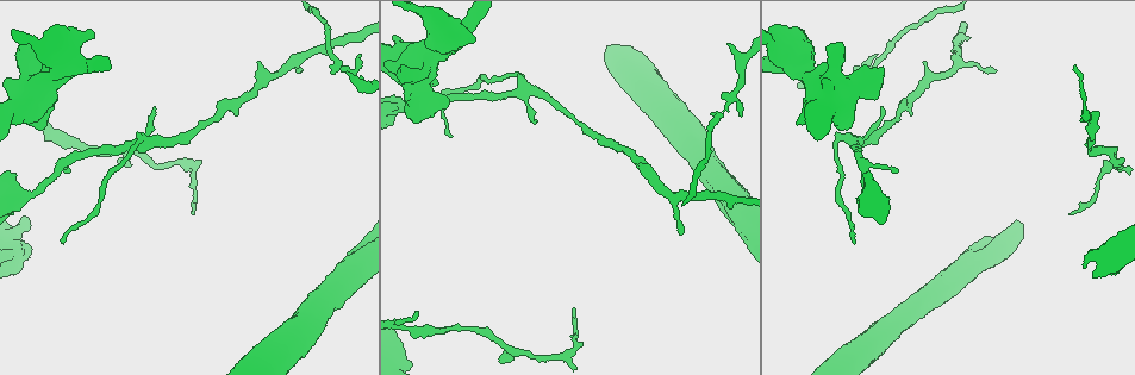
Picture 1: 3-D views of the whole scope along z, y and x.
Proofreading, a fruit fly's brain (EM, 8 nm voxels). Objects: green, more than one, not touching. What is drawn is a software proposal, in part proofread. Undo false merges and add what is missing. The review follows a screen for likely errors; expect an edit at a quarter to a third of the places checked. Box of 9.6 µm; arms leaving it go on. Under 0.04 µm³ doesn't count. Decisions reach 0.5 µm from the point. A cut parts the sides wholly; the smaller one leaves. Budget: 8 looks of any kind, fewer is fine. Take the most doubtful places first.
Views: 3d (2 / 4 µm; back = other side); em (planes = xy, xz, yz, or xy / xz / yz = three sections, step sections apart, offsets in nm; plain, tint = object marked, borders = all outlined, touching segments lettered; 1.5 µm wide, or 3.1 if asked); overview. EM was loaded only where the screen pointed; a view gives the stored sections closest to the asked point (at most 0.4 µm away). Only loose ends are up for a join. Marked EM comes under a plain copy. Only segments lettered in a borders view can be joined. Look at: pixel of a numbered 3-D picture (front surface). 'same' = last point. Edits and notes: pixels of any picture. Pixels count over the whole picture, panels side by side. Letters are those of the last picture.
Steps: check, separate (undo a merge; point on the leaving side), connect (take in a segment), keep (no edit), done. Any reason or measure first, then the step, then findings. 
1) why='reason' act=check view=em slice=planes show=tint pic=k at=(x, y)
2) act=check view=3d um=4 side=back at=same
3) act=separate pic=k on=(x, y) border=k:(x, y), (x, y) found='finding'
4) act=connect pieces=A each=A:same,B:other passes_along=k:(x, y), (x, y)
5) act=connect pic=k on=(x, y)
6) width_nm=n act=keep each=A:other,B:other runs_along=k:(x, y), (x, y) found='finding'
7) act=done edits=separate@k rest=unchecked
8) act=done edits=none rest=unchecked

why='free end' act=check view=em slice=planes show=borders pic=1 at=(21, 46)

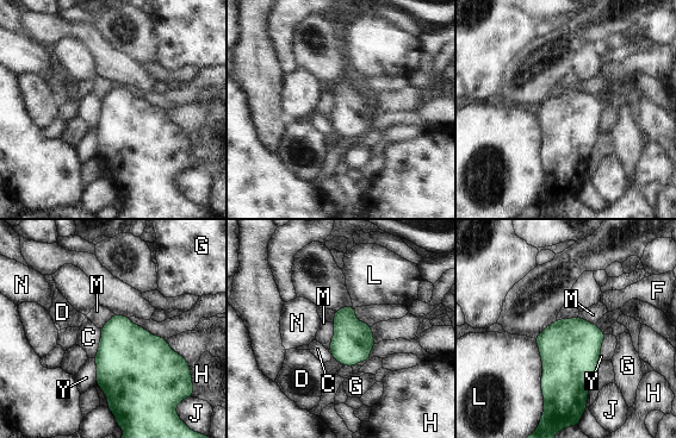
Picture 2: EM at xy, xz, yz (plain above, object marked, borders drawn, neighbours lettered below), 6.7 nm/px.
act=keep each=C:other,D:other,F:other,G:other,H:other,J:other,L:other,M:other,N:other,Y:other border=2:(333, 323), (330, 352) found='none of them fits'

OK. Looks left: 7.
why='stops while still wide' act=check view=em slice=xz step=4 show=tint pic=1 at=(846, 129)

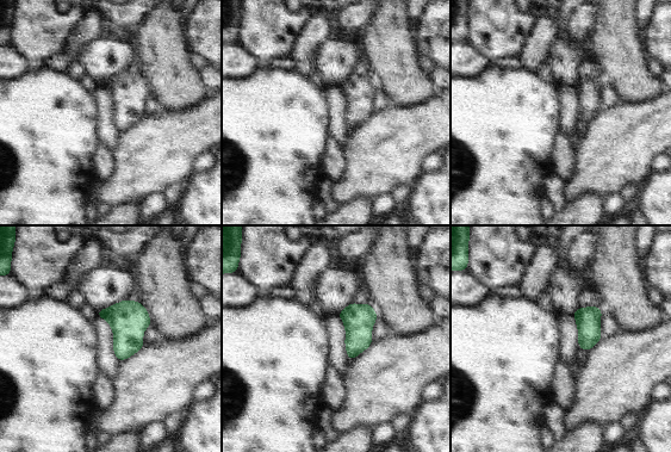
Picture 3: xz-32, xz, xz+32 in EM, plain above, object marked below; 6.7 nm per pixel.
why='cut it another way' act=check view=em slice=planes show=borders at=same

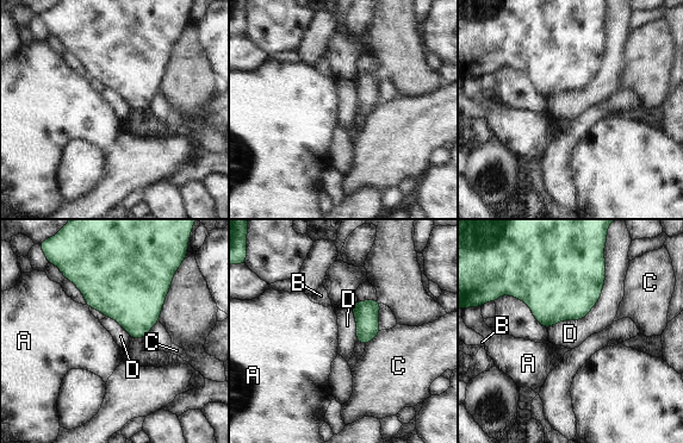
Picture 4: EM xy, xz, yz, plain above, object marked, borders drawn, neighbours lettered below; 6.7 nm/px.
longest_contact=D:600nm act=keep each=A:other,B:other,C:other,D:other border=4:(382, 330), (366, 345) found='none of them fits'

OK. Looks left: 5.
act=check view=3d um=4 pic=1 at=(416, 311)

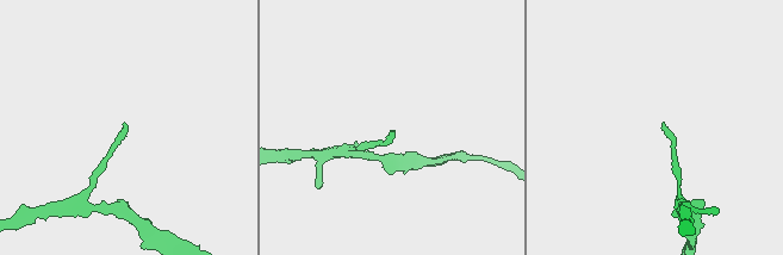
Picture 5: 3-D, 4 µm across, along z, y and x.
act=check view=em slice=planes show=borders pic=5 at=(124, 123)

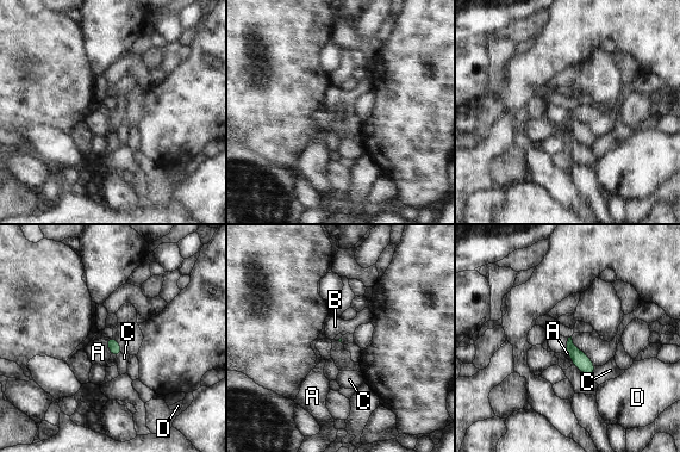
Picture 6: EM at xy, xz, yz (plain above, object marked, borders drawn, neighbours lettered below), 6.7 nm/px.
act=keep each=A:other,B:other,C:other,D:other border=6:(568, 338), (567, 345), (562, 351) found='no lettered segment goes on from it'

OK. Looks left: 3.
act=done edits=none rest=unchecked

